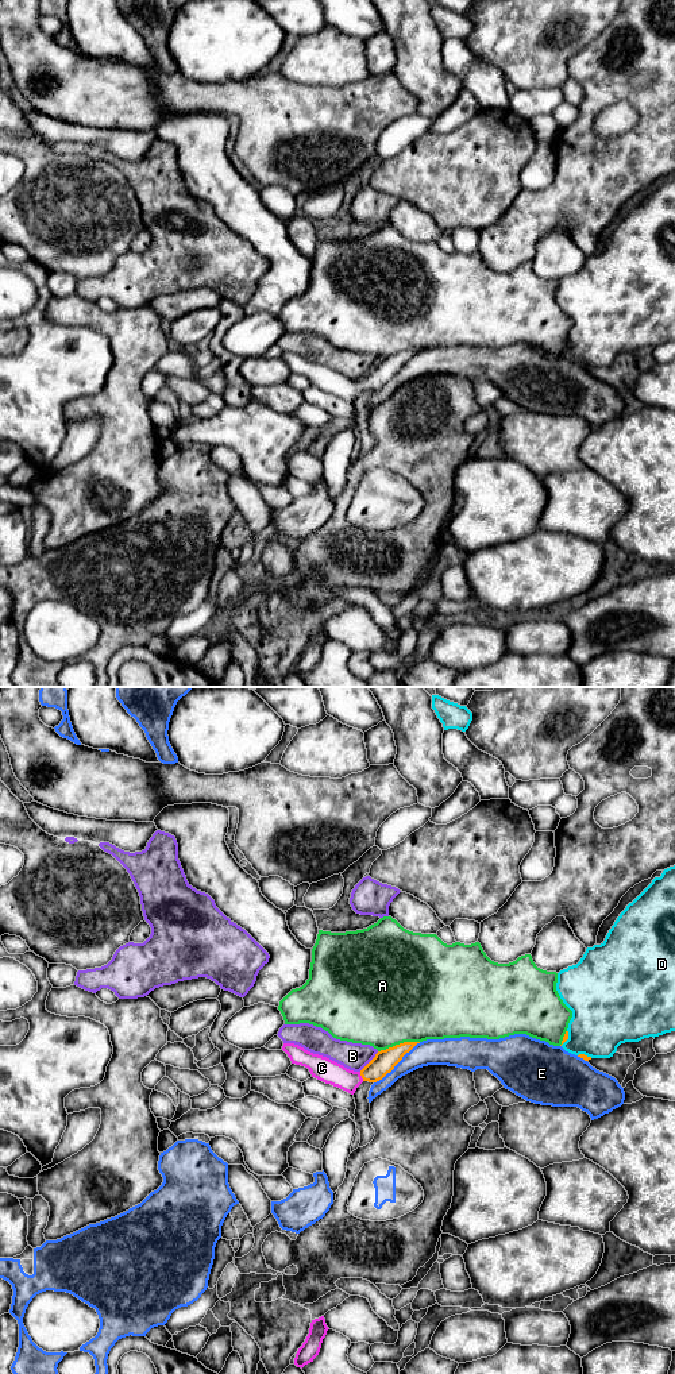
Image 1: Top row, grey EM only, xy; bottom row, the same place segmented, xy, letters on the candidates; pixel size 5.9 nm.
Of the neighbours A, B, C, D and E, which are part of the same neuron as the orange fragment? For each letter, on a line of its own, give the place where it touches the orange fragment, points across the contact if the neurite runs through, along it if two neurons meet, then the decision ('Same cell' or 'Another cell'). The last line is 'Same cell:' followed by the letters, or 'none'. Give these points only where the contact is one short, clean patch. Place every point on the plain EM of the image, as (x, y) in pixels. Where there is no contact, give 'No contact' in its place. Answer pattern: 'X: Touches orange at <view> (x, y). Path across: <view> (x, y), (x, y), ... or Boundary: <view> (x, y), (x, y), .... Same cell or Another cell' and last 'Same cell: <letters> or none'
A: Touches orange at xy (400, 352). Another cell
B: Touches orange at xy (370, 370). Another cell
C: Touches orange at xy (361, 383). Path across: xy (384, 371), (373, 381), (361, 383), (338, 385), (321, 377). Same cell
D: Touches orange at xy (567, 347). Another cell
E: Touches orange at xy (397, 371). Another cell
Same cell: C

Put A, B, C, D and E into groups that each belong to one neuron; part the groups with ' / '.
A / B / C / D / E

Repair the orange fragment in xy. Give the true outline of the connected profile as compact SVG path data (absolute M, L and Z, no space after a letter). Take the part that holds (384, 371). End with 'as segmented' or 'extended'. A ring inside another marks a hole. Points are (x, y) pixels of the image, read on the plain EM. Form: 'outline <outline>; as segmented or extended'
outline M404 351L381 359L360 381L350 379L294 352L284 352L282 359L292 373L308 377L312 386L354 404L363 390L377 391L382 389L417 352L420 351Z; extended

